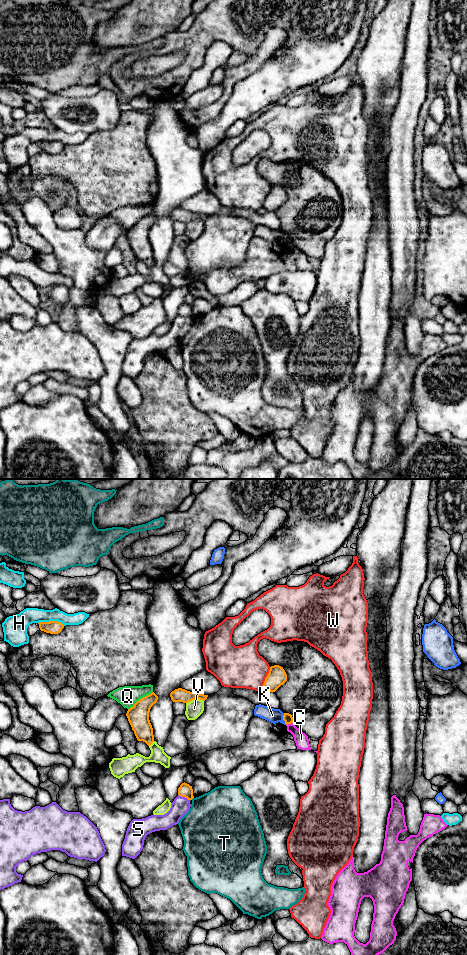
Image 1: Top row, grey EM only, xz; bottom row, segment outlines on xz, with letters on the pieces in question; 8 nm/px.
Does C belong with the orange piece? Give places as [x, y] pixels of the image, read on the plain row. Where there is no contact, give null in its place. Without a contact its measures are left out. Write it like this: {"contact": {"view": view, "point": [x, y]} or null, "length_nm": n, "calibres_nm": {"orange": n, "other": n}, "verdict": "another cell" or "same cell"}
{"contact": {"view": "xz", "point": [289, 243]}, "length_nm": 70, "calibres_nm": {"orange": 70, "other": 110}, "verdict": "another cell"}

